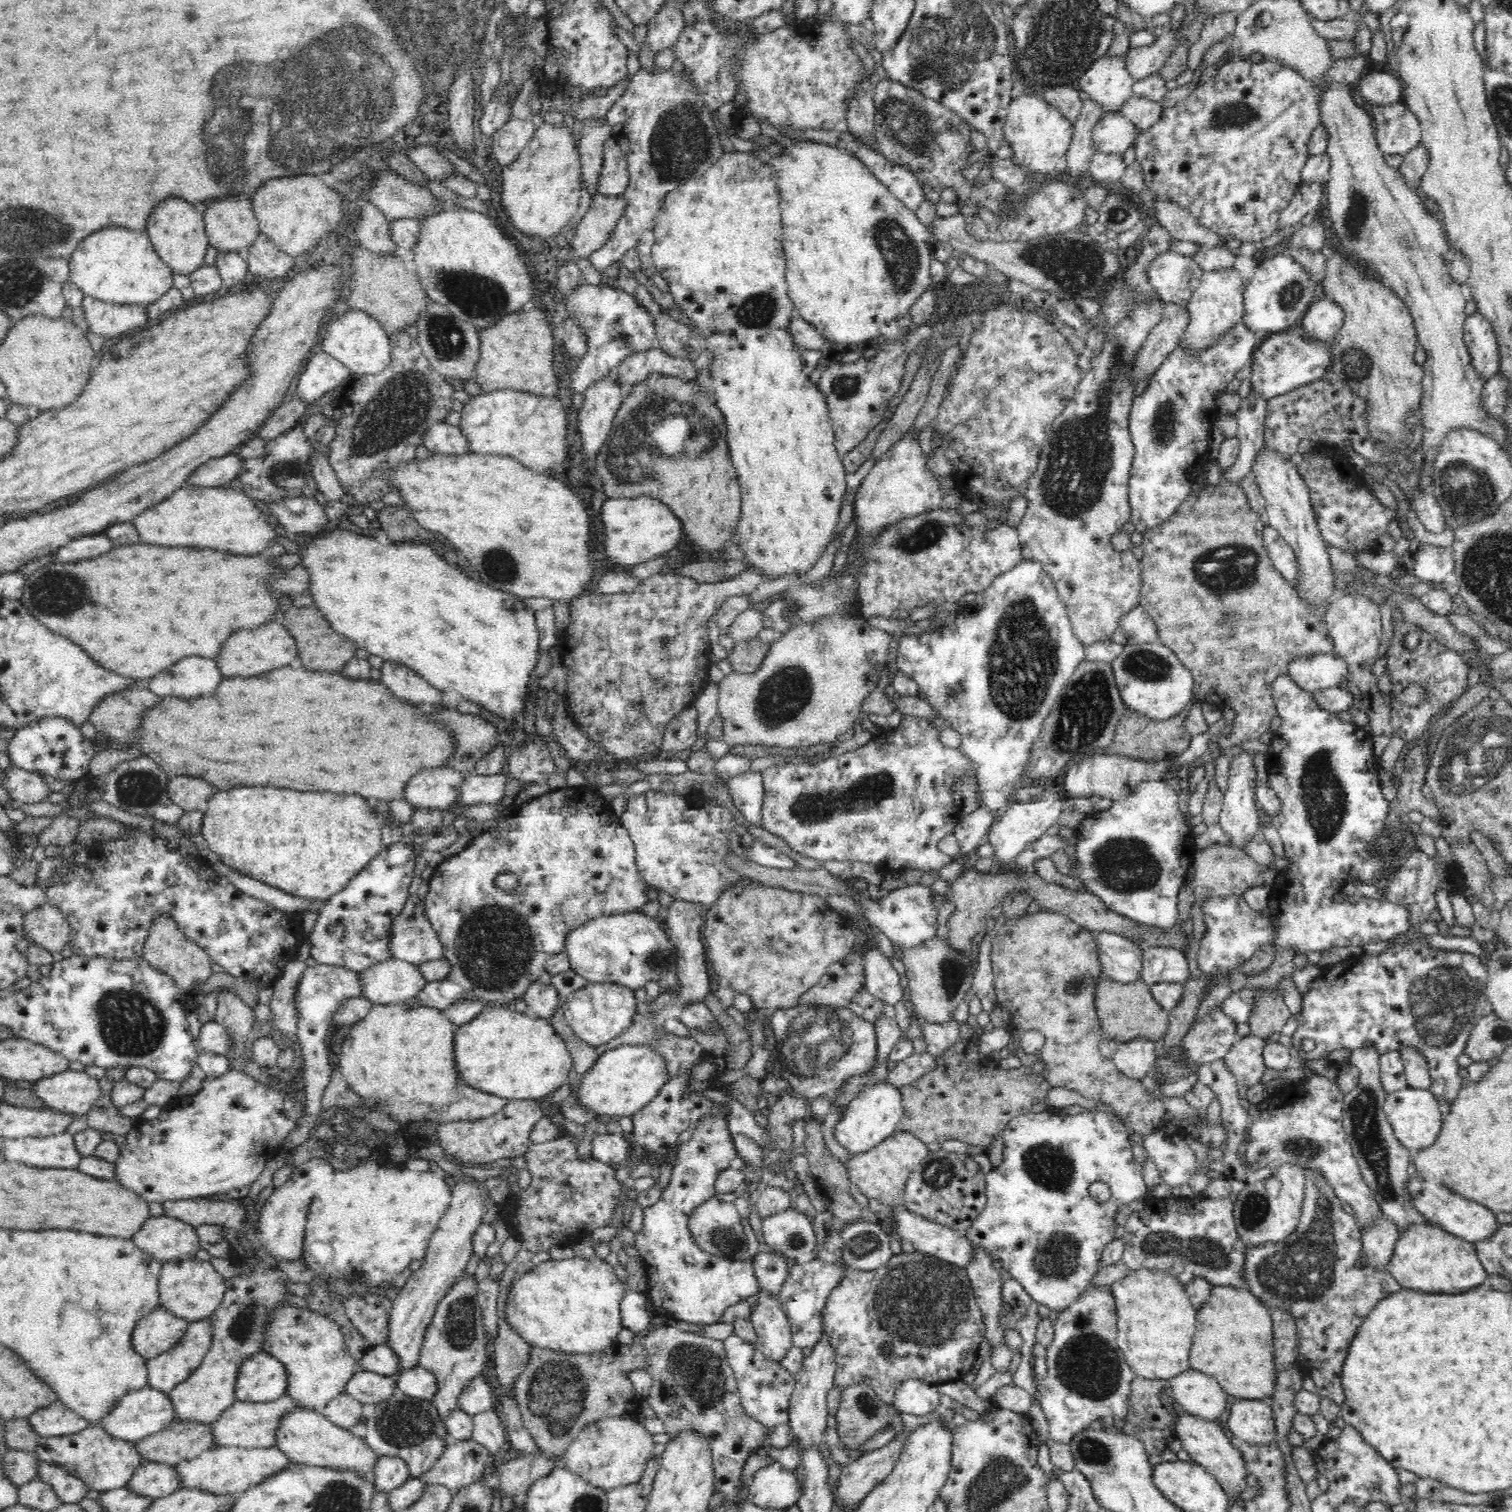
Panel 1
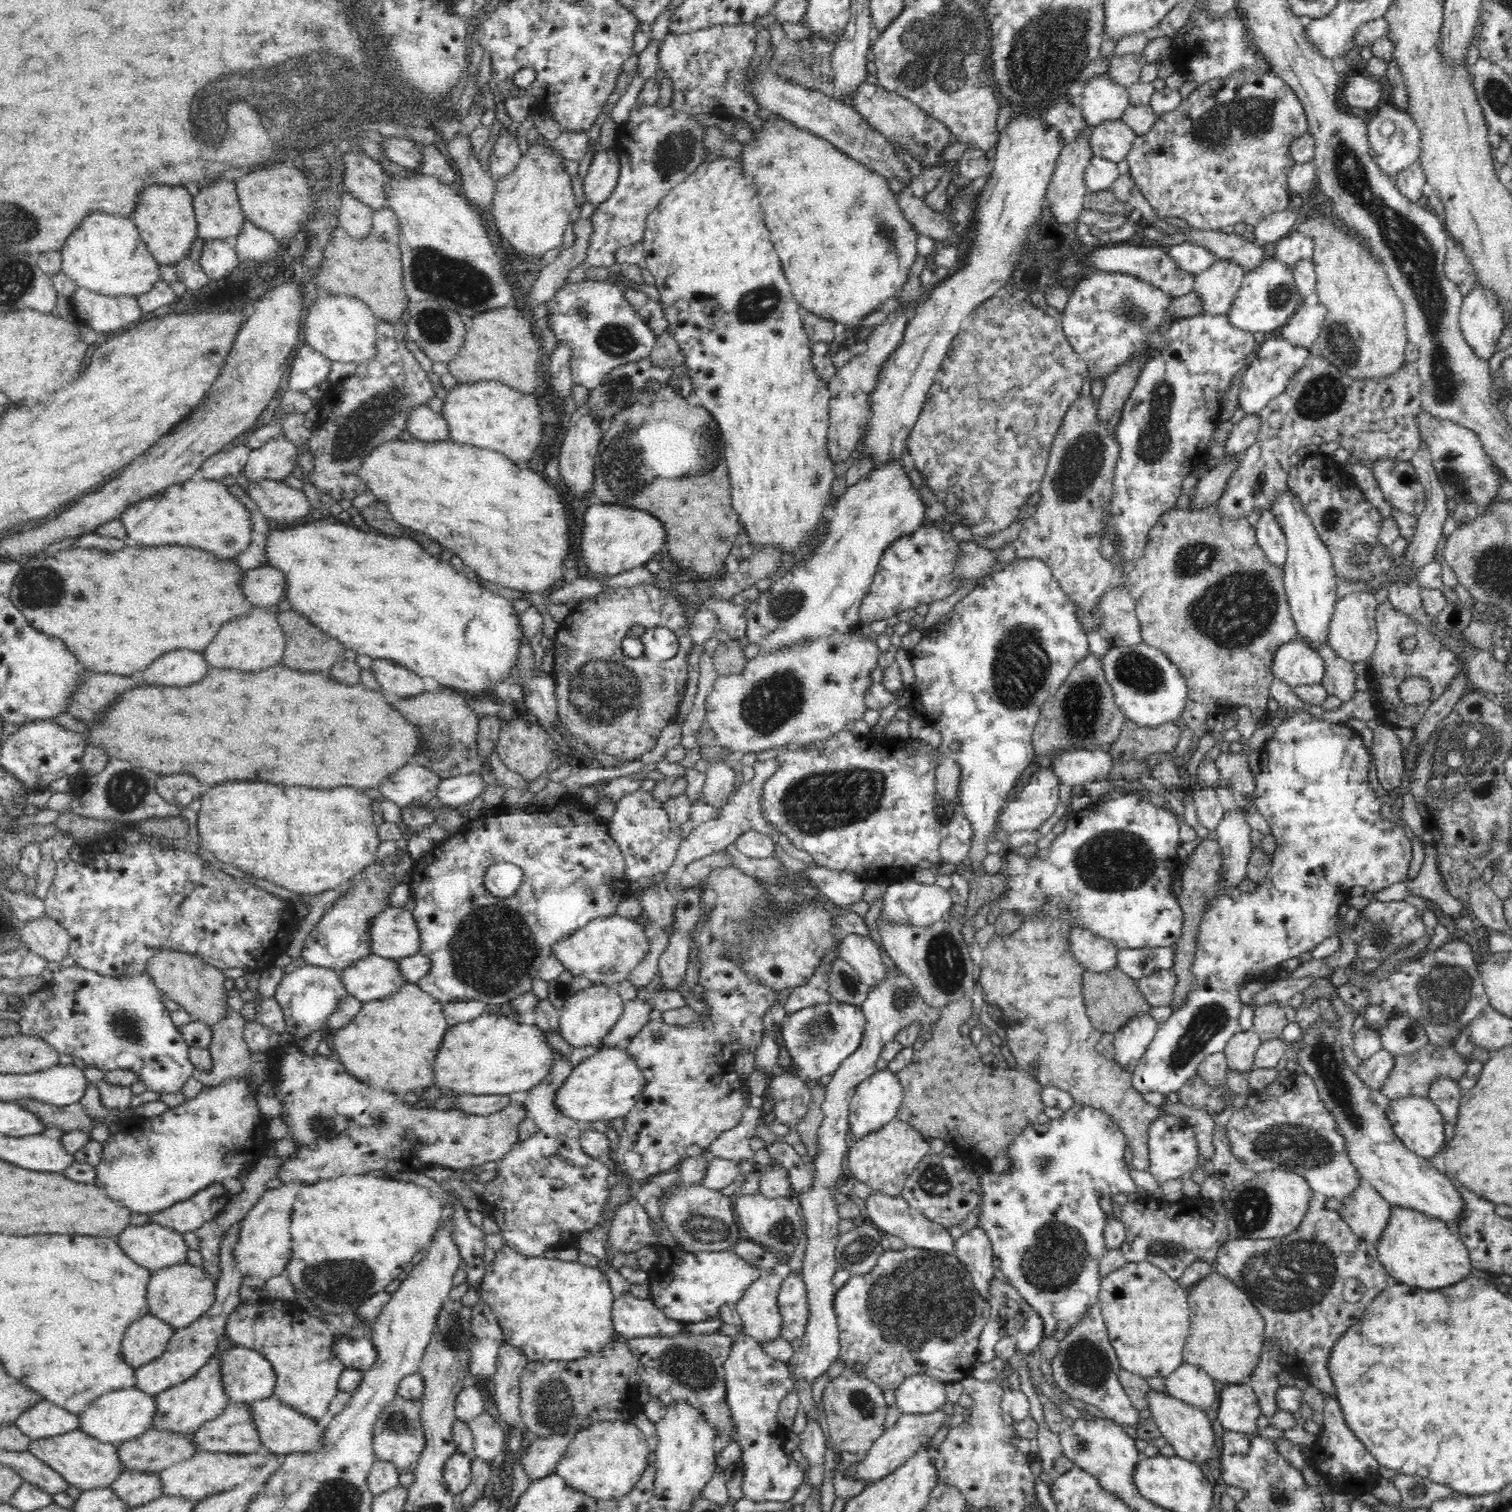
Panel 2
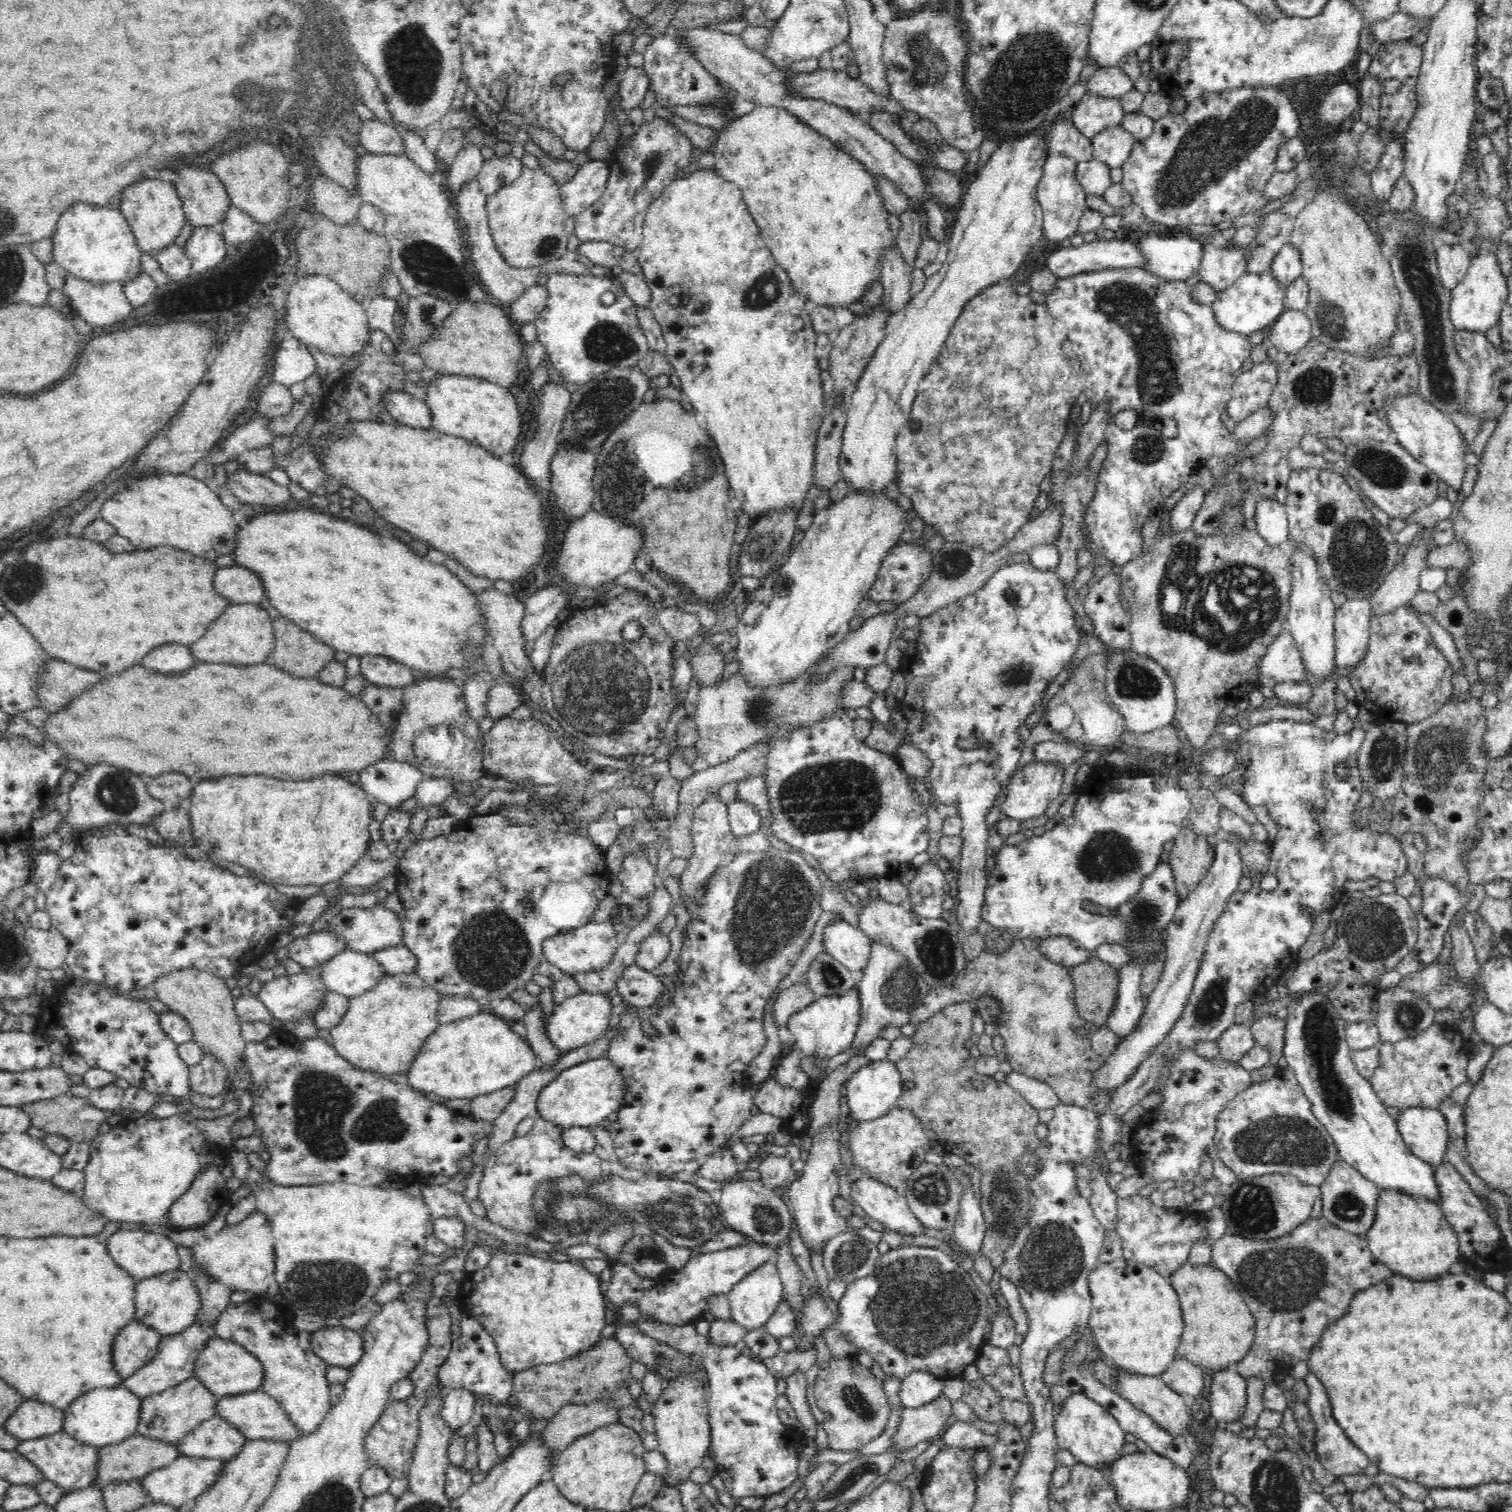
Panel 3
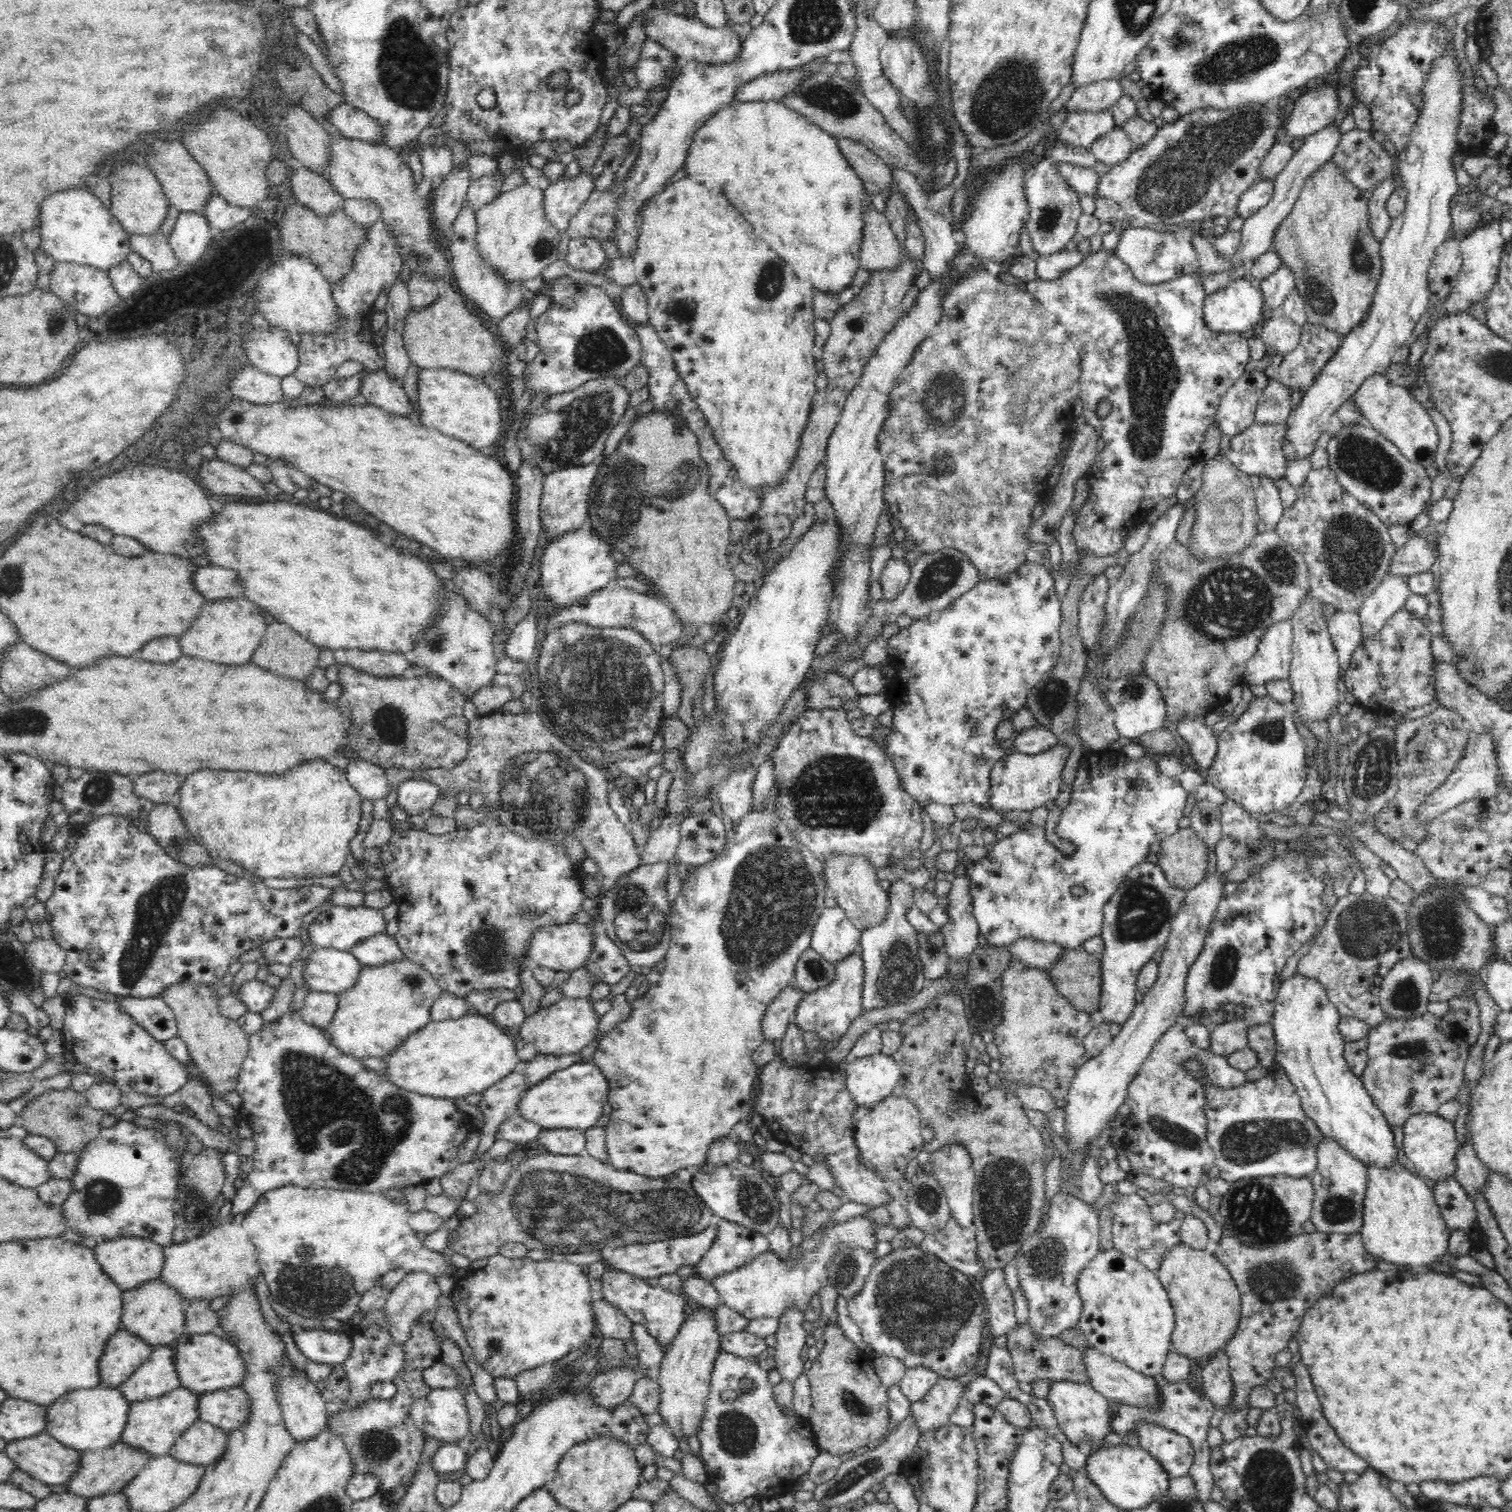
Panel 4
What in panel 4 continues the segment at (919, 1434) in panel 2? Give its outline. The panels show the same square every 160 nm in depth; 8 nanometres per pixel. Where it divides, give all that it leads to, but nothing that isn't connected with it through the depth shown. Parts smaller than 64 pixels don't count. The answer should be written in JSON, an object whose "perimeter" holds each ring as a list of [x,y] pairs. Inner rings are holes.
{"perimeter":[[[940,1377],[922,1400],[911,1403],[909,1416],[920,1434],[936,1432],[950,1422],[950,1415],[963,1402],[963,1390],[964,1385],[957,1379]]]}

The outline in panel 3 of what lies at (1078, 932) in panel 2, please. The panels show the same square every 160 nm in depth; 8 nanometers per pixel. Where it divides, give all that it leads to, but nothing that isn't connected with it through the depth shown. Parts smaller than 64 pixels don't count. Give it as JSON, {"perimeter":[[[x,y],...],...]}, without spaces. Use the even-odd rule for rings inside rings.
{"perimeter":[[[1070,935],[1046,937],[1042,940],[1041,949],[1050,960],[1069,968],[1092,962],[1097,958],[1094,951],[1082,948]]]}

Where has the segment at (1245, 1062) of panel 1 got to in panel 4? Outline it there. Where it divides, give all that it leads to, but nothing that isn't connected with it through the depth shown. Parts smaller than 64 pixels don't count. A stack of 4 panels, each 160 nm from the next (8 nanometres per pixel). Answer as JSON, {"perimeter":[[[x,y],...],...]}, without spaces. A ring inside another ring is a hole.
{"perimeter":[[[1243,1018],[1230,1020],[1216,1028],[1210,1028],[1211,1052],[1214,1055],[1228,1058],[1232,1054],[1246,1049],[1249,1044],[1249,1028],[1248,1021]]]}

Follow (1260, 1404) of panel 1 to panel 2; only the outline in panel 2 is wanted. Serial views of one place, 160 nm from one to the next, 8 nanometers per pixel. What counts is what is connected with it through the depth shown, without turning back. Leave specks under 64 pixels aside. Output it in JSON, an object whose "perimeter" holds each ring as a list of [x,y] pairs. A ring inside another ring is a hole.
{"perimeter":[[[1224,1385],[1216,1418],[1225,1430],[1258,1437],[1258,1424],[1264,1421],[1260,1399],[1252,1385]]]}

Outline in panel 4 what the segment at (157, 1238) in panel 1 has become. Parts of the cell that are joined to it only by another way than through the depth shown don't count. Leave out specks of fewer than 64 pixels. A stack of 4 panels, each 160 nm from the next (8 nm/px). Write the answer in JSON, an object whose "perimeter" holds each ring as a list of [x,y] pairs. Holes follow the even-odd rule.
{"perimeter":[[[134,1235],[111,1237],[99,1240],[94,1251],[106,1274],[109,1274],[125,1292],[142,1283],[160,1279],[166,1266],[165,1244],[157,1243],[151,1238]]]}

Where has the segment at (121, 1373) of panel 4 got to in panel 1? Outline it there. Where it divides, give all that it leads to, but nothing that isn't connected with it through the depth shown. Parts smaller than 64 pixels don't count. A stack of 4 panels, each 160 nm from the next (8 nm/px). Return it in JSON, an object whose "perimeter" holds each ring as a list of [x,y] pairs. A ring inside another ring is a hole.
{"perimeter":[[[160,1306],[138,1321],[132,1336],[132,1345],[138,1354],[147,1359],[154,1358],[178,1344],[186,1336],[190,1323]]]}

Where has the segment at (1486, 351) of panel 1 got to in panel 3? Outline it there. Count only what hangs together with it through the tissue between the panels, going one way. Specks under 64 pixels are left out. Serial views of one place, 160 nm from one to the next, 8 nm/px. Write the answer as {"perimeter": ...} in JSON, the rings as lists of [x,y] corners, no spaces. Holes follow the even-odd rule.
{"perimeter":[[[1478,249],[1475,258],[1470,259],[1468,274],[1452,289],[1452,304],[1450,304],[1450,319],[1456,330],[1466,333],[1479,333],[1486,335],[1486,332],[1500,324],[1502,308],[1508,300],[1507,278],[1501,271],[1498,258],[1495,253]]]}

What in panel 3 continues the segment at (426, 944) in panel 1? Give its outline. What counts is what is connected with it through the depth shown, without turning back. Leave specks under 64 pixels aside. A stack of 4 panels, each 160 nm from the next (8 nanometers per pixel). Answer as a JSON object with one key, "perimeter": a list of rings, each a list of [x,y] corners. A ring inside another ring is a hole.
{"perimeter":[[[382,904],[372,908],[343,908],[336,916],[332,916],[326,929],[334,930],[346,937],[349,949],[366,954],[374,954],[380,950],[394,949],[404,942],[404,927],[398,913],[383,907]]]}

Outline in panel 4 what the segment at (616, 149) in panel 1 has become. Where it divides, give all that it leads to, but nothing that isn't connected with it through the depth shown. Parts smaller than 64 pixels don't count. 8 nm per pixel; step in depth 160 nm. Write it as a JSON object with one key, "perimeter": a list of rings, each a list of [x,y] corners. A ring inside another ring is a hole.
{"perimeter":[[[590,169],[580,171],[573,178],[561,178],[545,190],[546,217],[561,232],[570,226],[571,218],[586,204],[596,190]]]}

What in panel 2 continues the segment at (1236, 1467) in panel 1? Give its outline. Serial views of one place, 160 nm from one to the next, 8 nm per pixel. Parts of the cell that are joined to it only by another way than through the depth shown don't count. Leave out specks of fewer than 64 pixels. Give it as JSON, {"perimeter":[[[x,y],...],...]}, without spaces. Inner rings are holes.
{"perimeter":[[[1152,1390],[1148,1394],[1148,1401],[1150,1401],[1151,1413],[1158,1423],[1158,1428],[1162,1431],[1162,1436],[1167,1439],[1169,1446],[1174,1448],[1176,1455],[1196,1464],[1208,1464],[1208,1462],[1218,1460],[1218,1456],[1222,1454],[1222,1448],[1218,1446],[1220,1440],[1216,1438],[1216,1432],[1206,1411],[1158,1390]]]}

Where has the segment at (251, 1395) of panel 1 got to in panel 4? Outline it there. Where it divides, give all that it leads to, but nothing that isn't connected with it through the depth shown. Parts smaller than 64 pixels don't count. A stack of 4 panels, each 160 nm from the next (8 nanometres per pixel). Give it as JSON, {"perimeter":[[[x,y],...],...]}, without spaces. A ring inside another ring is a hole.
{"perimeter":[[[184,1332],[174,1345],[177,1346],[176,1365],[182,1386],[195,1393],[213,1393],[242,1385],[248,1376],[246,1359],[234,1343],[221,1333],[194,1334]]]}

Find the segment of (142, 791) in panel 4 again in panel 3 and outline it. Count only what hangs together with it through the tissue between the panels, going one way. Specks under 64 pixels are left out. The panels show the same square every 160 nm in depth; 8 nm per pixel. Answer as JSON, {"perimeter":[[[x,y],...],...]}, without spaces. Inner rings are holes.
{"perimeter":[[[165,772],[157,777],[148,777],[146,786],[150,795],[166,805],[167,811],[179,809],[180,802],[190,798],[194,790],[190,777],[178,772]]]}

